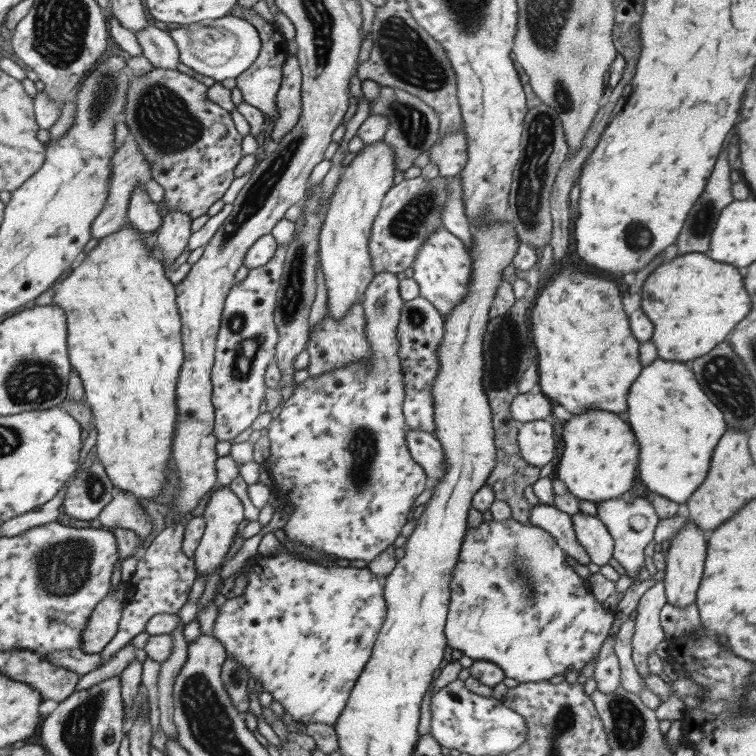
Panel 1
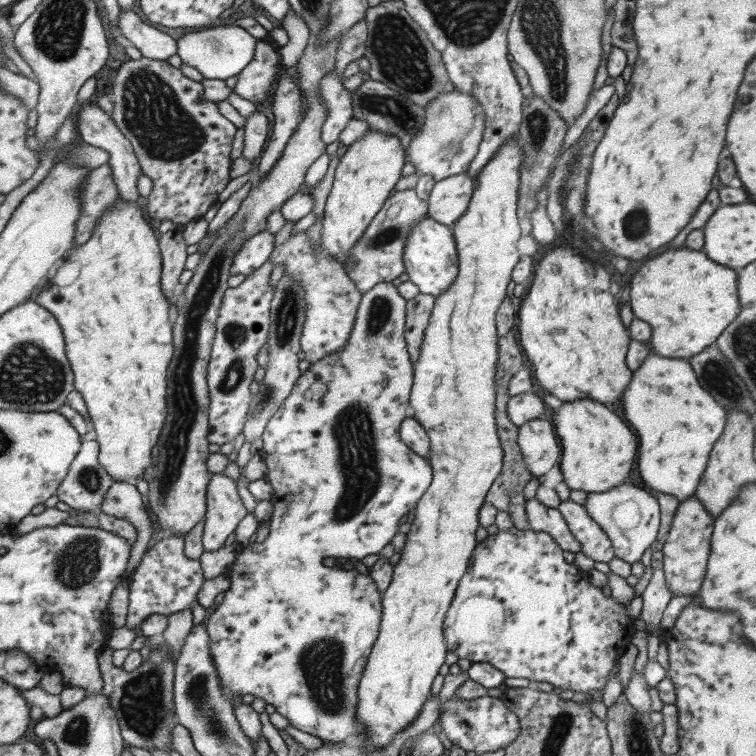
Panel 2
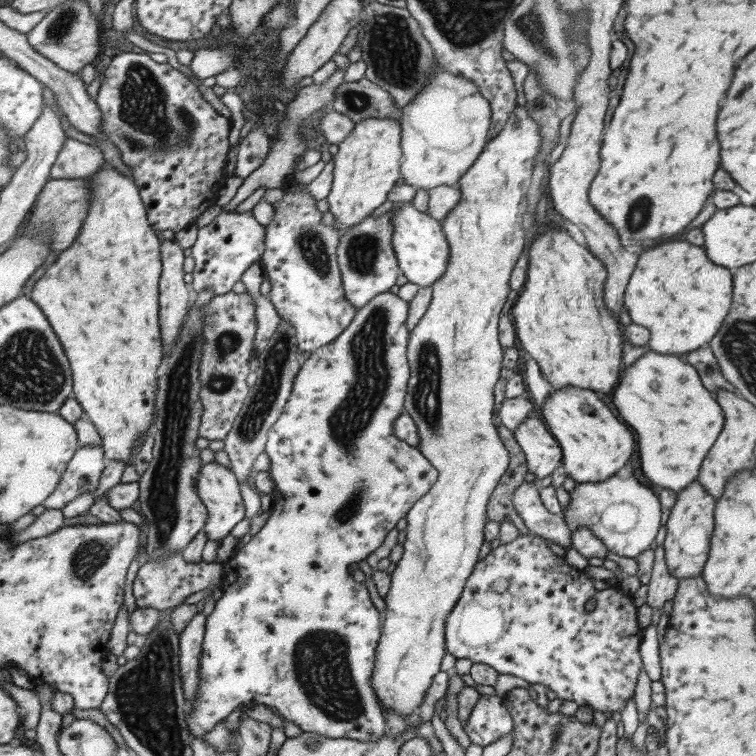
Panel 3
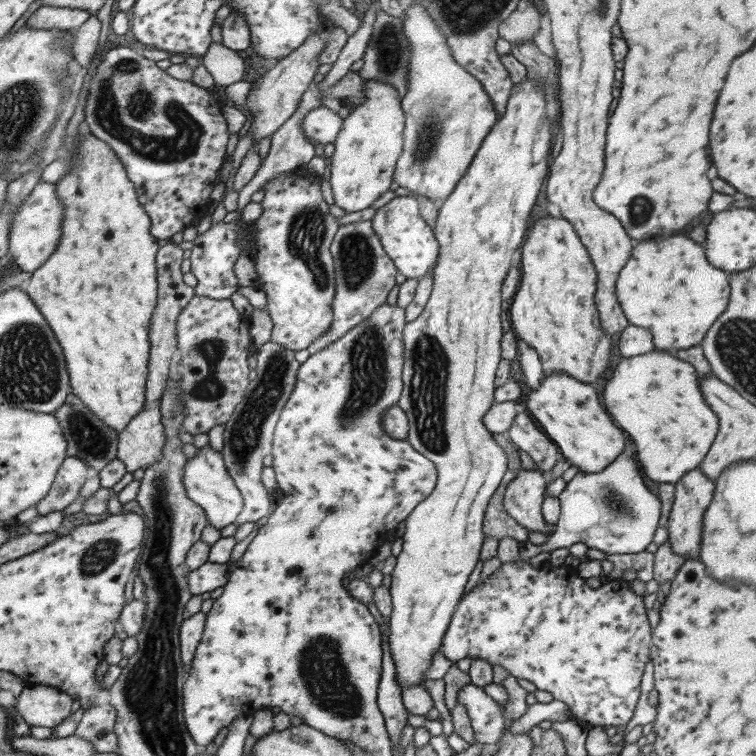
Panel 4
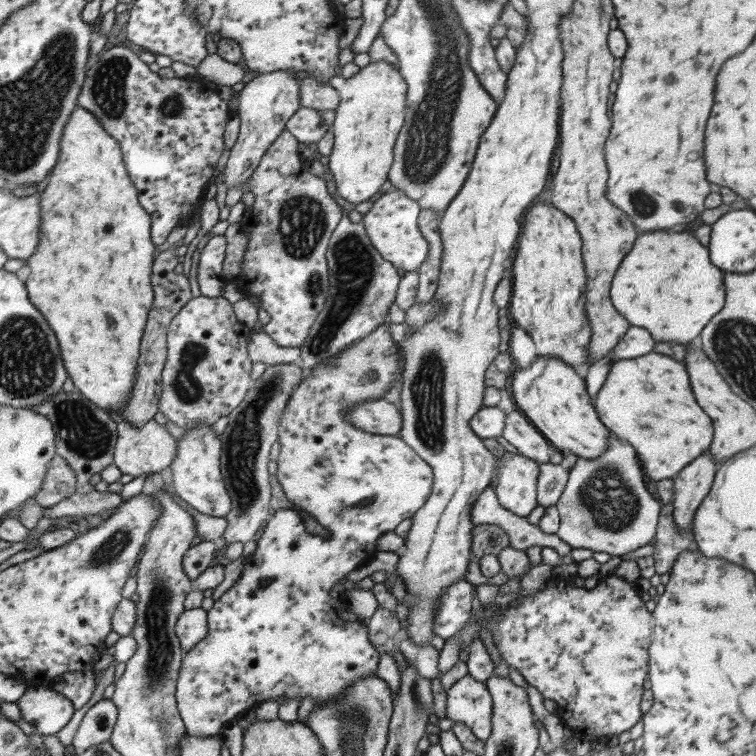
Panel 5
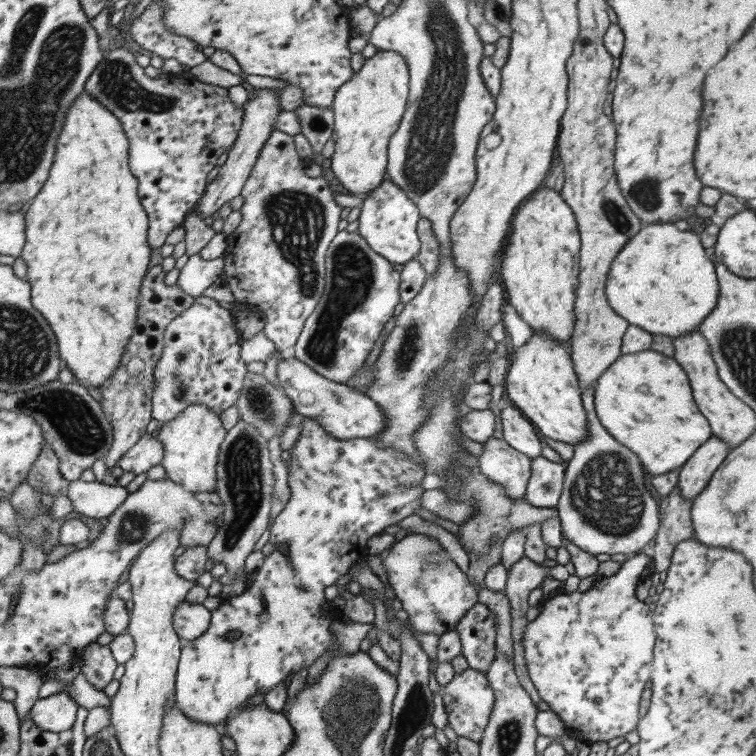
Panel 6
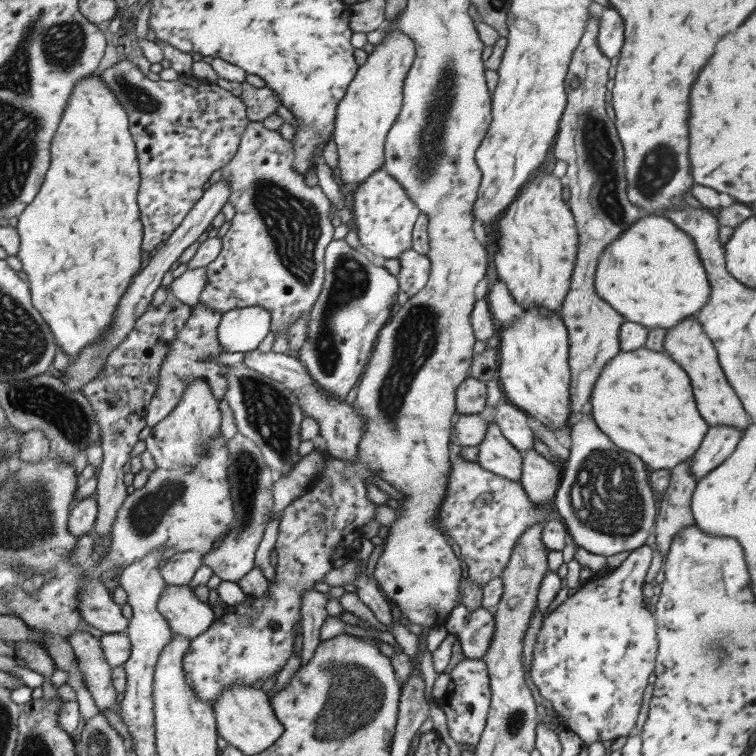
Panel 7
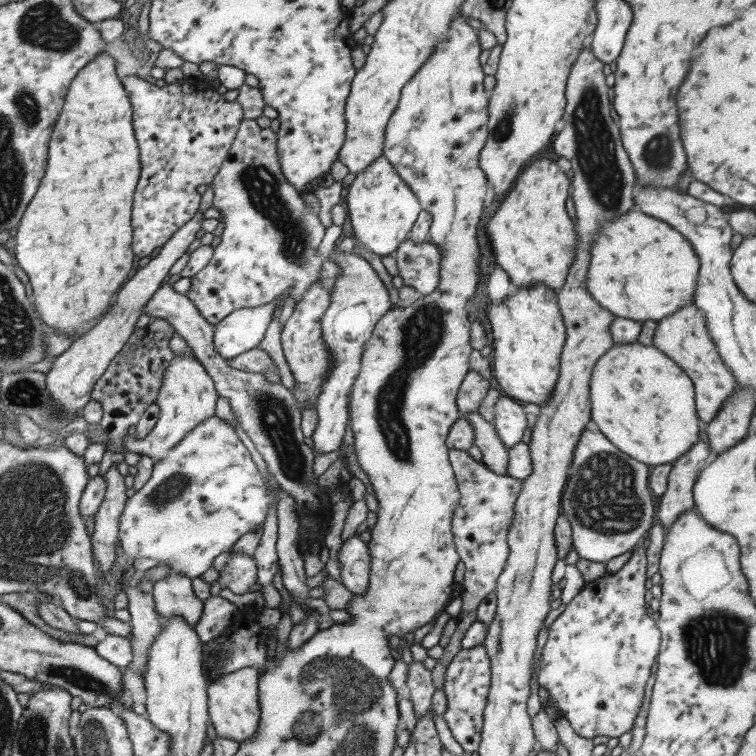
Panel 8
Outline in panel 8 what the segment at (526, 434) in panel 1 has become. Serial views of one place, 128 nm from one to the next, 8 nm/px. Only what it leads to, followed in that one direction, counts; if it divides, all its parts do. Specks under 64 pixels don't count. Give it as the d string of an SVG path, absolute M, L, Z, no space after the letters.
M500 397L494 406L493 427L506 447L517 445L528 428L528 419L521 403L510 397Z

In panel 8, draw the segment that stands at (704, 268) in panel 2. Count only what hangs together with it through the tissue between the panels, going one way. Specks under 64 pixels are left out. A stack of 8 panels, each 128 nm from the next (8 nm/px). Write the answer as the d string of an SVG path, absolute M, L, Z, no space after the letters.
M635 209L612 218L602 226L602 230L598 230L590 250L586 288L600 306L616 317L640 322L659 321L681 306L694 302L699 268L698 256L687 238L666 222Z

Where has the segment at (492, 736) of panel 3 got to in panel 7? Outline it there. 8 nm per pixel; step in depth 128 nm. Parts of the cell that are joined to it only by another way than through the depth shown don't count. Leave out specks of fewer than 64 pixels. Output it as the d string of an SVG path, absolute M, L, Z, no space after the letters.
M484 660L458 662L450 673L450 685L442 701L450 735L458 745L478 745L485 729L491 703L491 689L487 664Z

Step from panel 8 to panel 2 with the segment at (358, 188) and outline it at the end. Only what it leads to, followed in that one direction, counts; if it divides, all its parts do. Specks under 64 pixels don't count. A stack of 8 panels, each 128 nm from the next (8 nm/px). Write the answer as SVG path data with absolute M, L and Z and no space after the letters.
M430 216L424 217L423 221L413 226L405 244L403 257L409 280L418 286L422 294L439 297L458 276L458 253L453 229Z

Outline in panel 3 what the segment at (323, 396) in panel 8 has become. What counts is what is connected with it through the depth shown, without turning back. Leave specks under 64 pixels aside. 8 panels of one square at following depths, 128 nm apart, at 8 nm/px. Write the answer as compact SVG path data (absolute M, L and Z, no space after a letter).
M395 205L391 211L380 217L368 217L341 234L336 251L338 267L342 275L345 297L356 311L366 306L377 294L388 292L401 274L392 248L391 214L396 208L398 206Z

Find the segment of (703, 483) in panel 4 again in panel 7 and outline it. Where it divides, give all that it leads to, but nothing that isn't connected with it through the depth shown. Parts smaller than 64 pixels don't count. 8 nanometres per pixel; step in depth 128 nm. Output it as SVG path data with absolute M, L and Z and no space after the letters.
M710 426L698 450L691 457L691 473L698 480L720 466L737 447L743 432L738 427Z

